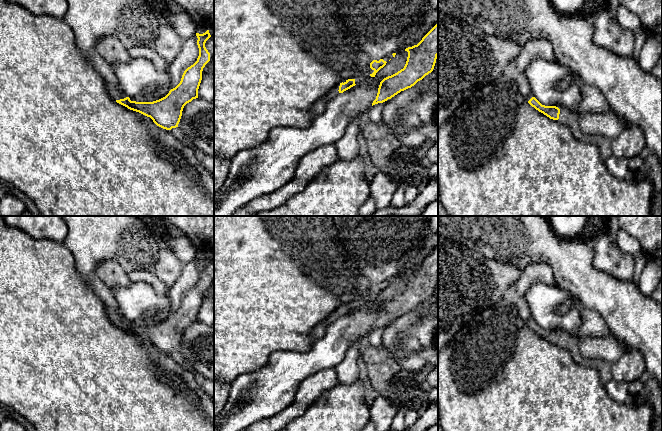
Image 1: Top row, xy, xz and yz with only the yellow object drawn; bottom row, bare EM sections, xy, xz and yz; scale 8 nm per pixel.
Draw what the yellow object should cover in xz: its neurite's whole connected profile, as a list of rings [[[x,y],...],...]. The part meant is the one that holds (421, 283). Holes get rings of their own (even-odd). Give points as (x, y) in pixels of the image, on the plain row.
[[[438,246],[417,269],[408,271],[405,275],[408,276],[408,281],[404,292],[380,306],[372,330],[411,312],[433,295],[438,280]]]

